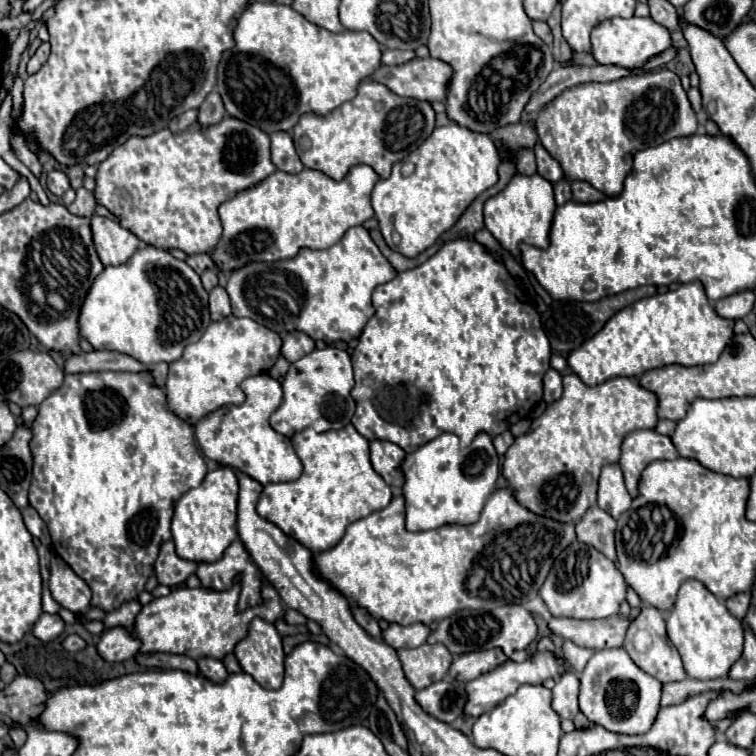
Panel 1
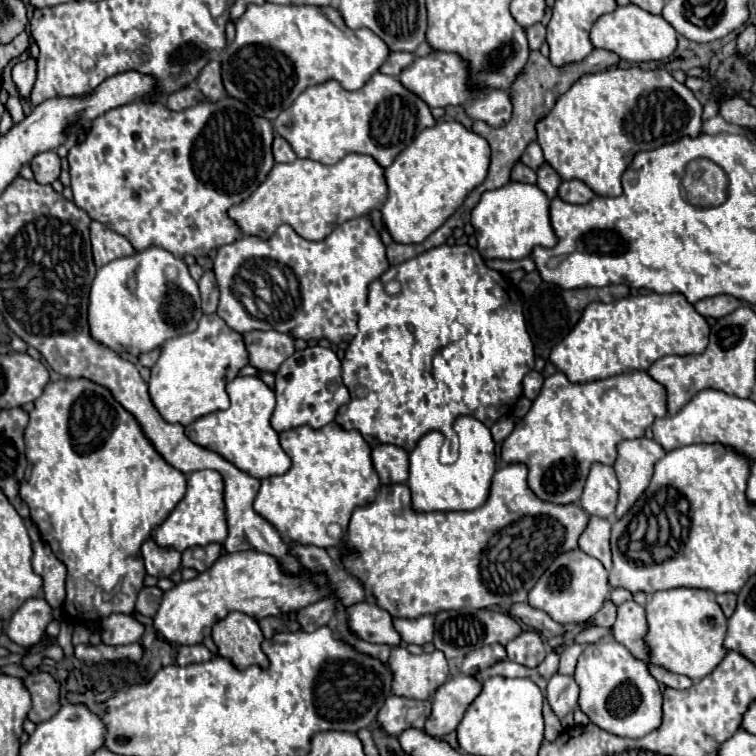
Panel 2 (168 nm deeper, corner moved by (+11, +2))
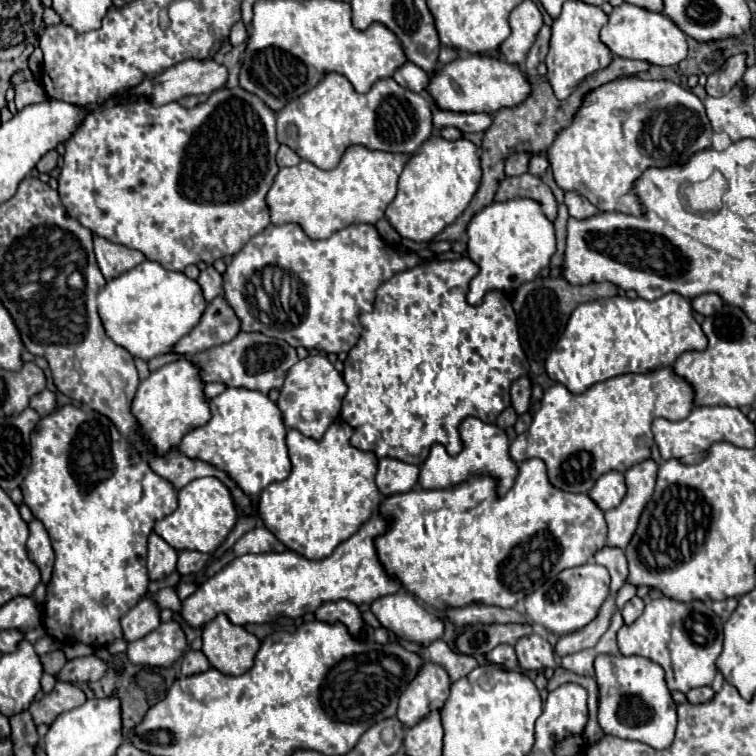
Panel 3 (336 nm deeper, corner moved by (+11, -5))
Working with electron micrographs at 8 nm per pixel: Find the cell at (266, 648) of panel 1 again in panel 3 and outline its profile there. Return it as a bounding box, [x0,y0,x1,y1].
[202,614,260,676]

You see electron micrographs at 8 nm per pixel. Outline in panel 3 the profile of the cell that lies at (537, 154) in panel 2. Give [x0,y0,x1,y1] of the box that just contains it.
[506,152,532,176]

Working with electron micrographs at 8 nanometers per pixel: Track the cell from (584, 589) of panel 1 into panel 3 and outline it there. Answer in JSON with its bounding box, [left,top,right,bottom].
[526,560,610,636]

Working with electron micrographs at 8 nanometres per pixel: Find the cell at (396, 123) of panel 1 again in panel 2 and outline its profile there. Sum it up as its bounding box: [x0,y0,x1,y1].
[272,73,436,167]

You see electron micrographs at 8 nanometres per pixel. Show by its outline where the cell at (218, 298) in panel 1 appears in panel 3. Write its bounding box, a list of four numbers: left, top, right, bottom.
[198,266,222,302]

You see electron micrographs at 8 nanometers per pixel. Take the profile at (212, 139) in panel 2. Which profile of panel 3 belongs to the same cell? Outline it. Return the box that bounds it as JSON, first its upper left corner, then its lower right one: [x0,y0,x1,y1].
[58,86,280,272]

